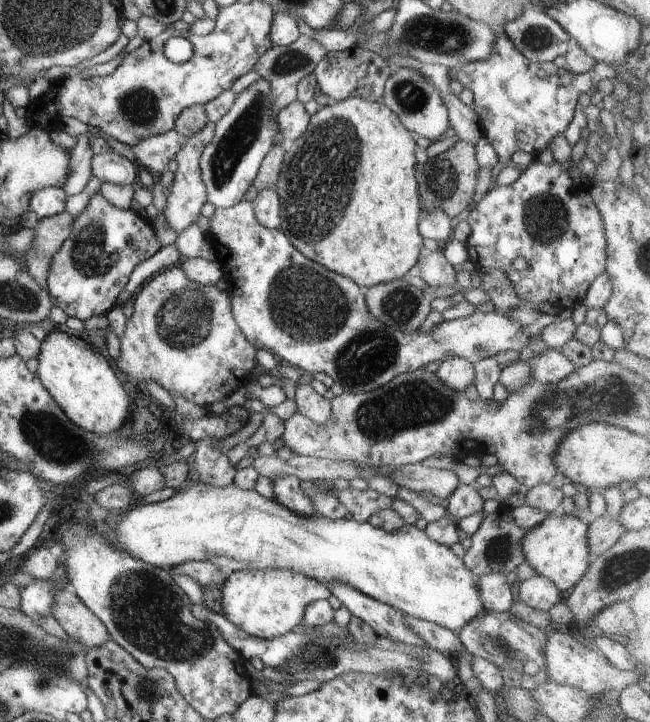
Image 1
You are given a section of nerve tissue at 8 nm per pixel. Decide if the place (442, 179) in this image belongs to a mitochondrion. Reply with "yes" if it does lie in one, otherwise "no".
yes

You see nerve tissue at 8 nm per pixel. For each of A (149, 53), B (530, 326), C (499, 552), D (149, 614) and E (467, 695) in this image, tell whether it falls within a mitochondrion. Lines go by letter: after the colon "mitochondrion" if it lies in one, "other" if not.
A: other
B: other
C: mitochondrion
D: mitochondrion
E: other

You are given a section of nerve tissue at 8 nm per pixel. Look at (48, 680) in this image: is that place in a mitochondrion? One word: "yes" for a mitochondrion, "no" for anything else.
yes

